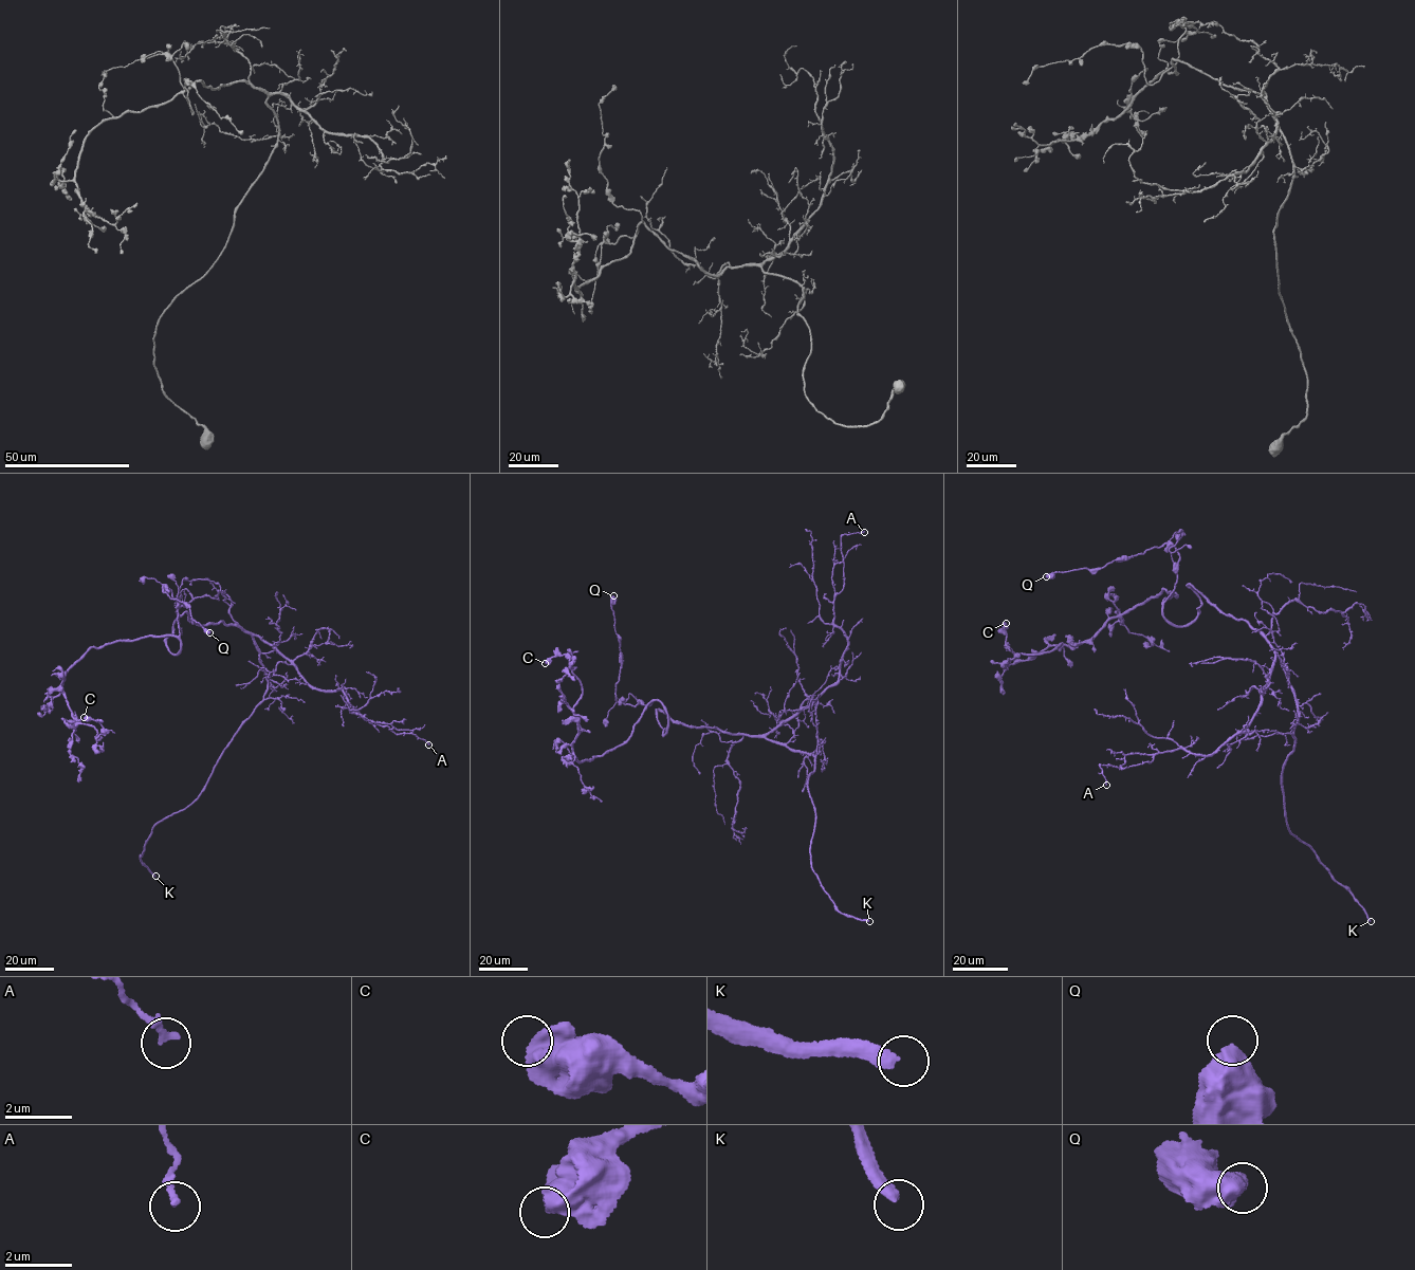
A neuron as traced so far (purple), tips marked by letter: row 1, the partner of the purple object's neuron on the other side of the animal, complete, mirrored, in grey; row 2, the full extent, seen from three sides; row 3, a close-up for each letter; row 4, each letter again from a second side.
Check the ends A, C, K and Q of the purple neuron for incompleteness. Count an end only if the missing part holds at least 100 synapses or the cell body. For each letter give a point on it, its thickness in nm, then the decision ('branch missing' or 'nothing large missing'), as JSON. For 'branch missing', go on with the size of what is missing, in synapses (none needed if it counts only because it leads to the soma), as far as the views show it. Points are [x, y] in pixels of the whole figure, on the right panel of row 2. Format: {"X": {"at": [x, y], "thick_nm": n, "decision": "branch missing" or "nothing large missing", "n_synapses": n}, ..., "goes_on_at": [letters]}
{"A": {"at": [1106, 785], "thick_nm": 240, "decision": "nothing large missing"}, "C": {"at": [1006, 623], "thick_nm": 700, "decision": "nothing large missing"}, "K": {"at": [1371, 921], "thick_nm": 360, "decision": "branch missing"}, "Q": {"at": [1046, 576], "thick_nm": 600, "decision": "nothing large missing"}, "goes_on_at": ["K"]}

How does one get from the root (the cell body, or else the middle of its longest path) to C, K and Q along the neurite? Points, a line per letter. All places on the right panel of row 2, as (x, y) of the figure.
C: (1217, 608), (1189, 584), (1198, 614), (1175, 627), (1162, 588), (1039, 654), (1015, 652), (1006, 623)
K: (1217, 608), (1263, 632), (1278, 657), (1298, 716), (1296, 742), (1282, 771), (1288, 828), (1309, 846), (1371, 921)
Q: (1217, 608), (1189, 584), (1200, 602), (1194, 620), (1175, 627), (1163, 615), (1179, 558), (1169, 541), (1046, 576)

